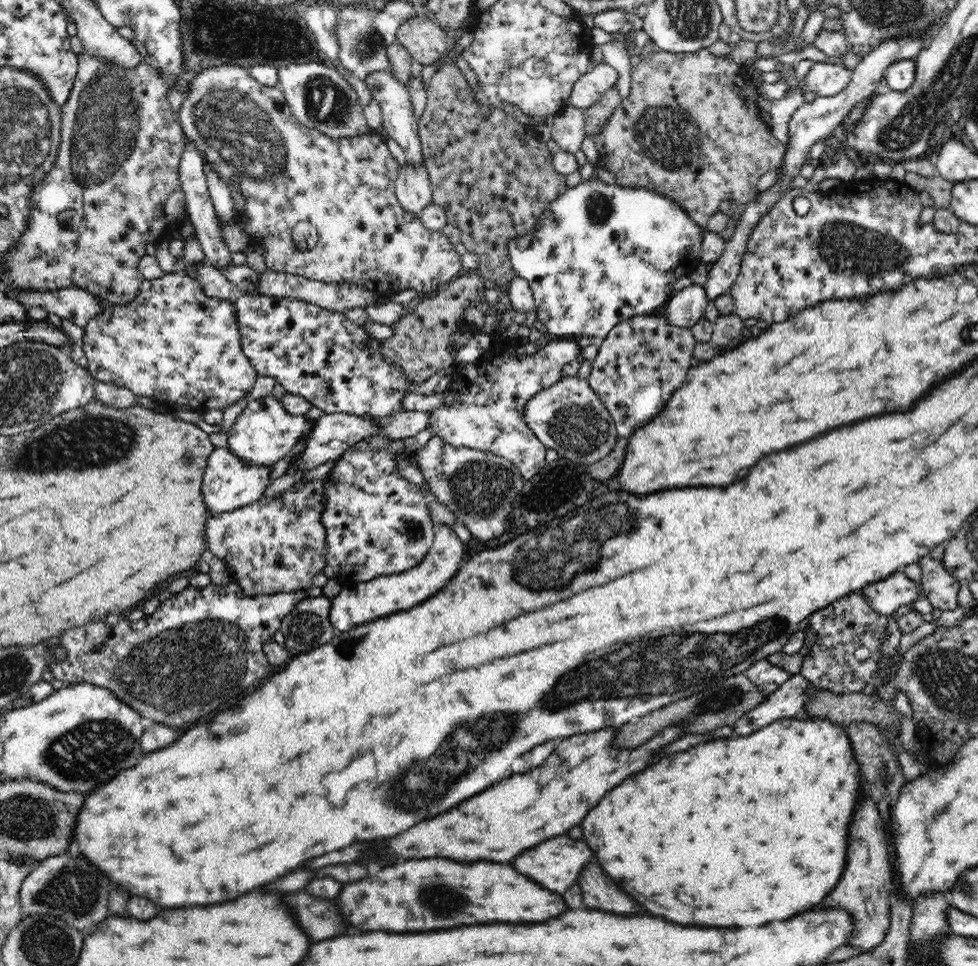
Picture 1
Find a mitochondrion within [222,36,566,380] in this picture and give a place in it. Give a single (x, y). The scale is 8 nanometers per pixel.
(324, 102)

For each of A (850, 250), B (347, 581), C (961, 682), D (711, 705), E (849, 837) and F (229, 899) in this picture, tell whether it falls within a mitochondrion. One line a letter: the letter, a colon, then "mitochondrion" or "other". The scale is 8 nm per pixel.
A: mitochondrion
B: other
C: mitochondrion
D: mitochondrion
E: other
F: other

